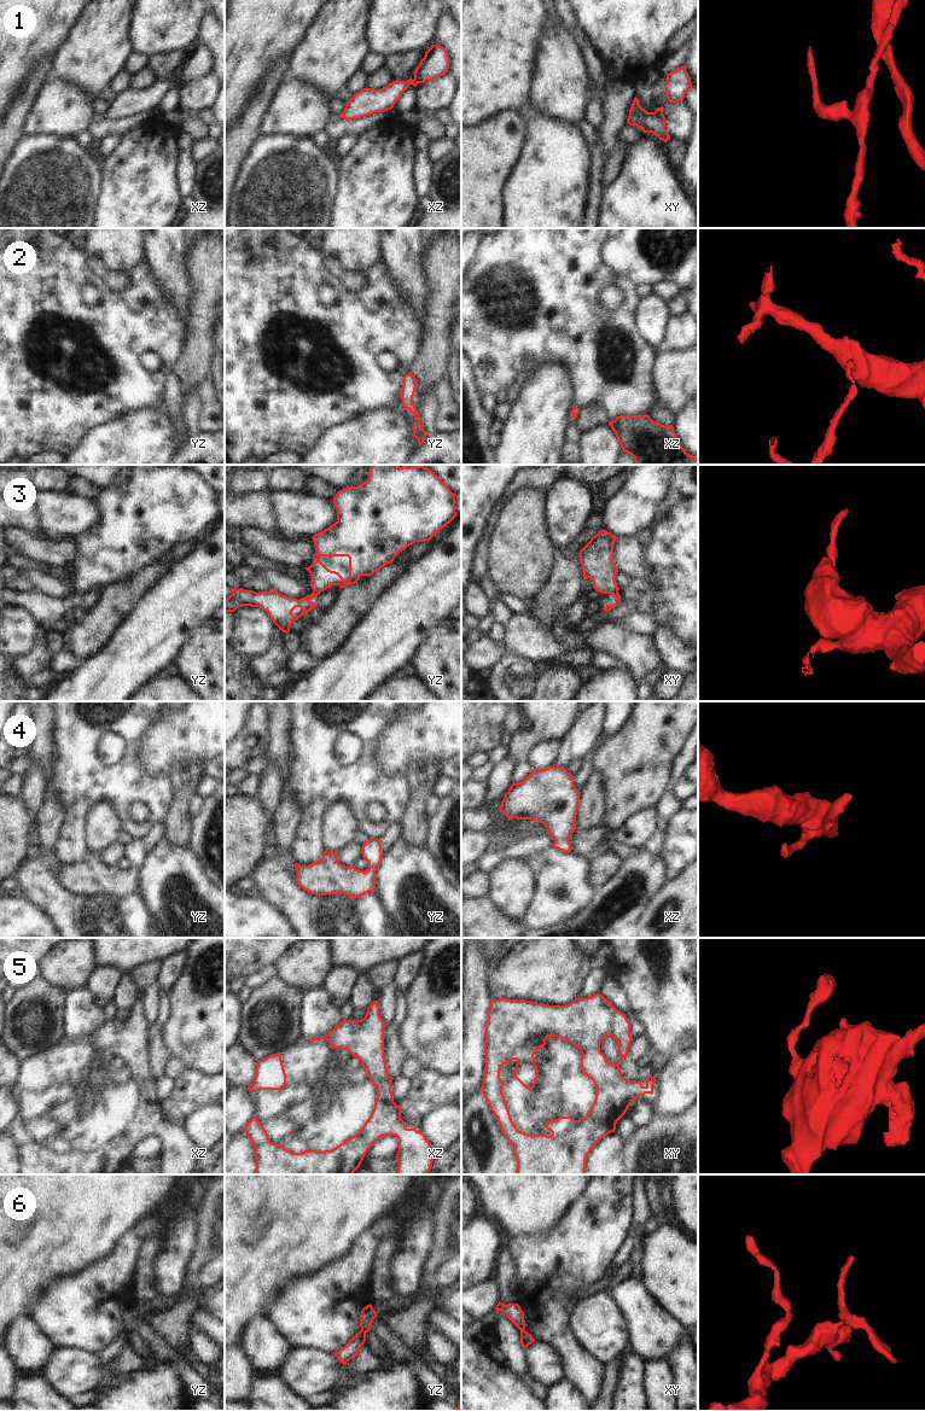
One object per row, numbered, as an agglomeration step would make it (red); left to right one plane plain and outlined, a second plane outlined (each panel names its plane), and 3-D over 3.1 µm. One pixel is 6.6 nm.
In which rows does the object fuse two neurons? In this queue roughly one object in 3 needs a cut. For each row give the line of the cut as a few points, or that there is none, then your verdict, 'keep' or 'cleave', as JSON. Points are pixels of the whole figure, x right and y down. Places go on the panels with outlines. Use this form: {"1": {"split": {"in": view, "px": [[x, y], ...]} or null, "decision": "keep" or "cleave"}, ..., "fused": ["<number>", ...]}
{"1": {"split": null, "decision": "keep"}, "2": {"split": null, "decision": "keep"}, "3": {"split": {"in": "xy", "px": [[617, 592], [611, 593]]}, "decision": "cleave"}, "4": {"split": null, "decision": "keep"}, "5": {"split": null, "decision": "keep"}, "6": {"split": {"in": "yz", "px": [[360, 1330], [365, 1333]]}, "decision": "cleave"}, "fused": ["3", "6"]}

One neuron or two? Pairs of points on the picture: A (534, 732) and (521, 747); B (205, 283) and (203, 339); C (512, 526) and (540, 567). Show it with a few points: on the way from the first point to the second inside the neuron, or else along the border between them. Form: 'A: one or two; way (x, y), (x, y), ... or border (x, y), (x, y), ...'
A: one; way (530, 735), (522, 744)
B: one; way (205, 297), (203, 325)
C: one; way (519, 536), (519, 547), (530, 558)

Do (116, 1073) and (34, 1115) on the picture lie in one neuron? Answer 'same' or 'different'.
same

